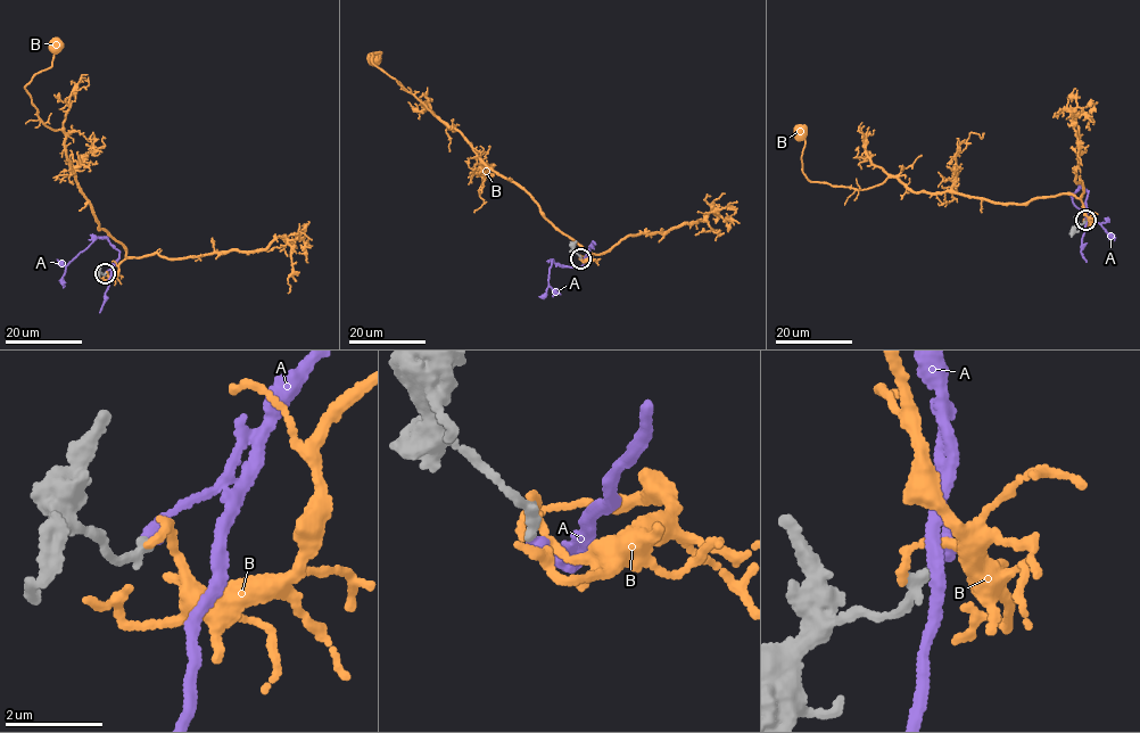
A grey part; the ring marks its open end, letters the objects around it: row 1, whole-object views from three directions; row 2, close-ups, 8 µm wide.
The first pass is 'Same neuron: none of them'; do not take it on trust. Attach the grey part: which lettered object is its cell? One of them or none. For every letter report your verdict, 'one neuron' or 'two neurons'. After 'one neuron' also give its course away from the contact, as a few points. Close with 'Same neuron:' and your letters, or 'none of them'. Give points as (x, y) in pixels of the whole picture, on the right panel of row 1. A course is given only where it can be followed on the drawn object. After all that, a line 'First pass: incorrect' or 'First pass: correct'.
A: one neuron; course (1085, 220), (1088, 191), (1080, 187), (1072, 198), (1074, 205), (1099, 222), (1114, 240)
B: two neurons
Same neuron: A
First pass: incorrect

